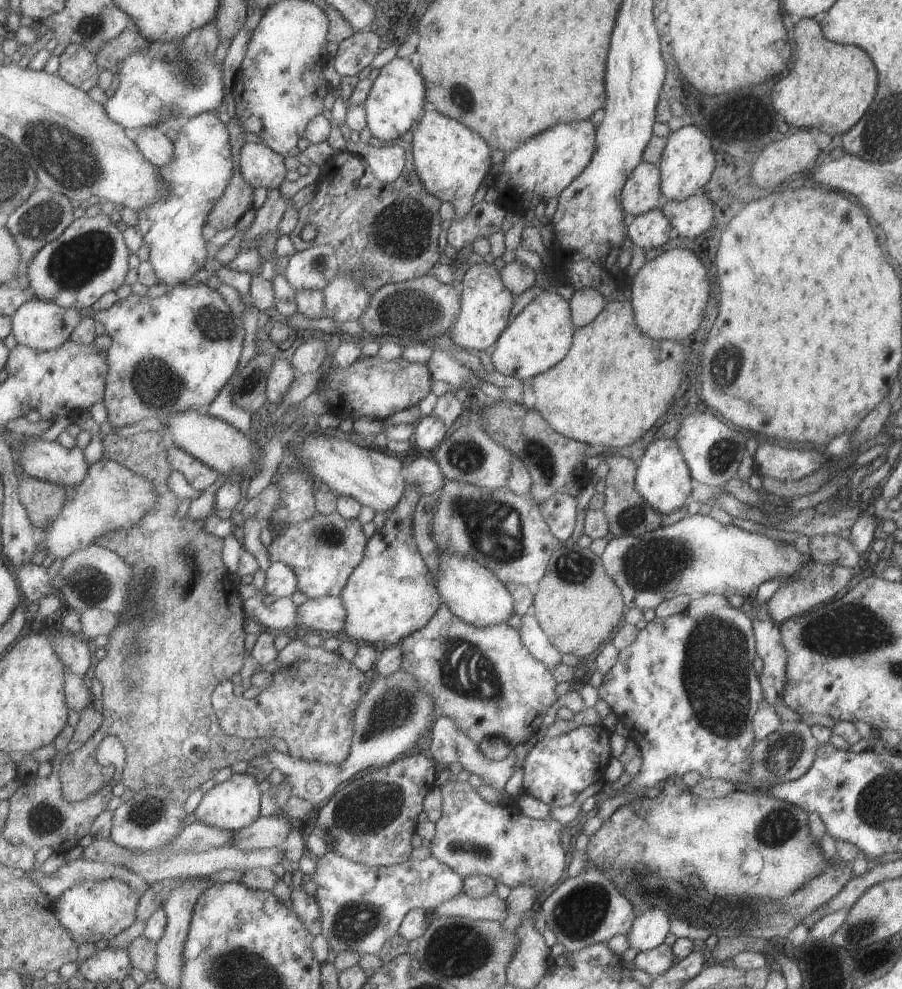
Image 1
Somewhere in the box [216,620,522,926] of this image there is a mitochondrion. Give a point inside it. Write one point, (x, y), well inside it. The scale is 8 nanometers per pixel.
(466, 671)

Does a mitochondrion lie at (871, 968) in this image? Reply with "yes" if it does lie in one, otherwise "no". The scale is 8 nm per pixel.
no

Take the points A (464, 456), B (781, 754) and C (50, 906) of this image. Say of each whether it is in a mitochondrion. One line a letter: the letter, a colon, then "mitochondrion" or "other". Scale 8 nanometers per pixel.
A: mitochondrion
B: mitochondrion
C: other

